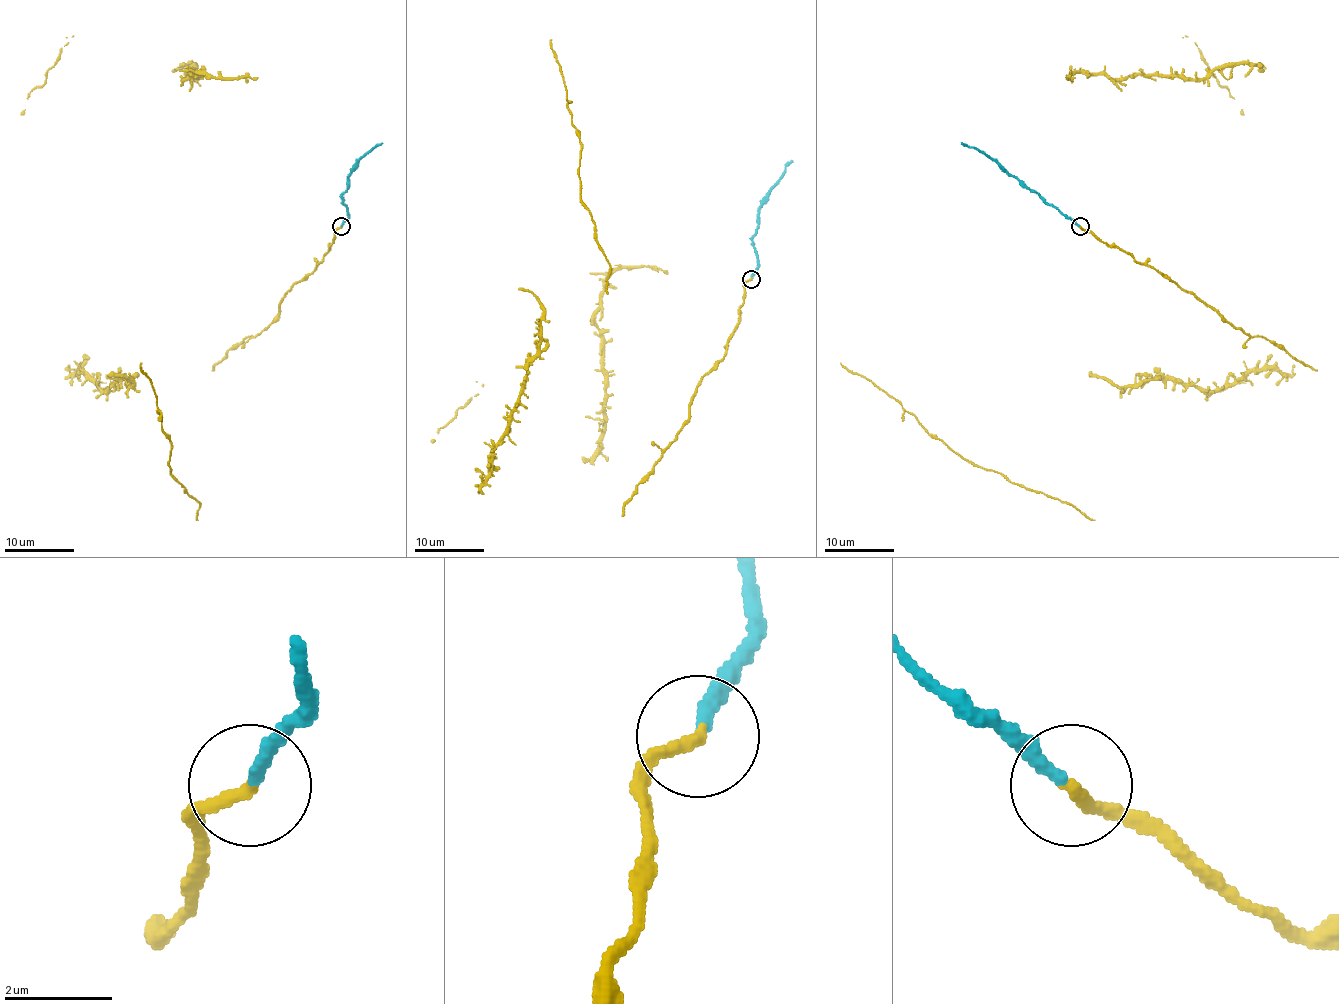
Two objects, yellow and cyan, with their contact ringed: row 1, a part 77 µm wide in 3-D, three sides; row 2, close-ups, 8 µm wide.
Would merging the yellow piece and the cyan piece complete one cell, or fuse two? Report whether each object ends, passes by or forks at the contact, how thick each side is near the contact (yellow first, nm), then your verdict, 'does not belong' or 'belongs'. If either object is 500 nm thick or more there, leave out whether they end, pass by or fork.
yellow ends | cyan ends | 240/240 nm | does not belong

